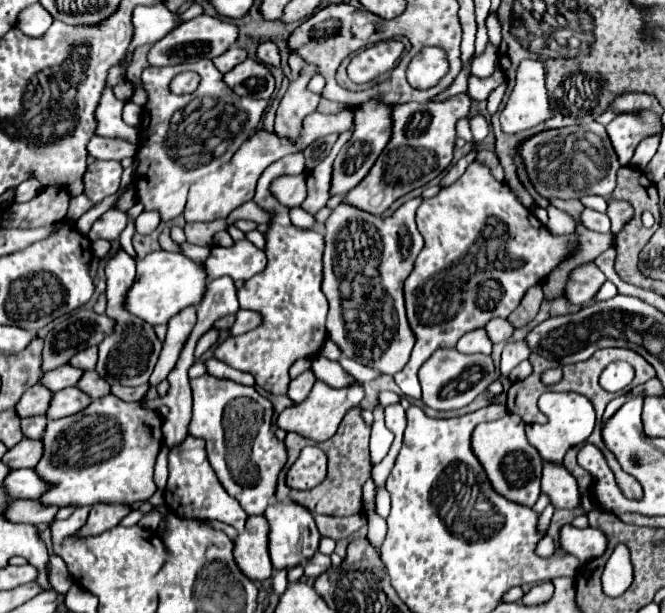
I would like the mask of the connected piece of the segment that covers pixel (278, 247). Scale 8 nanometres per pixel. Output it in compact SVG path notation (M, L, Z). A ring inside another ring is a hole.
M290 154L274 162L274 166L268 166L258 180L254 202L264 210L274 212L270 230L266 232L268 266L262 274L258 274L258 278L250 278L250 282L246 282L238 290L238 302L240 308L250 308L260 312L264 316L264 322L262 326L246 334L230 336L214 350L218 360L234 366L236 370L250 372L256 384L272 394L286 394L290 384L288 368L298 358L316 356L326 340L324 322L328 314L328 302L320 290L324 238L316 230L296 228L288 218L288 208L280 206L276 196L270 192L270 184L278 176L302 174L302 172L304 172L304 156Z

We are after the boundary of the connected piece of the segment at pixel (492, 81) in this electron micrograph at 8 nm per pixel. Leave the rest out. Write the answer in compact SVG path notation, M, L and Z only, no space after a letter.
M494 72L488 78L478 78L478 76L470 76L468 78L468 94L476 100L486 100L488 94L492 90L496 90L500 84L504 82L504 74L502 72Z

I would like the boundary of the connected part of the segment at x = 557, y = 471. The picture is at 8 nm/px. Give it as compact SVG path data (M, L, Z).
M544 462L542 492L550 494L550 502L556 508L574 510L580 506L580 492L576 478L564 466L550 466L548 462Z

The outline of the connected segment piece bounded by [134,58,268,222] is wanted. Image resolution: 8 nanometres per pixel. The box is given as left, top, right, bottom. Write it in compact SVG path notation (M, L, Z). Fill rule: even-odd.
M208 58L178 66L150 66L142 72L142 84L146 86L150 98L142 114L140 144L136 154L140 158L140 166L134 174L134 186L144 208L158 210L162 220L170 222L184 212L192 182L218 170L254 134L268 102L234 94L234 90L224 84L222 72ZM184 70L198 72L202 82L196 92L188 96L174 96L170 94L168 84Z

